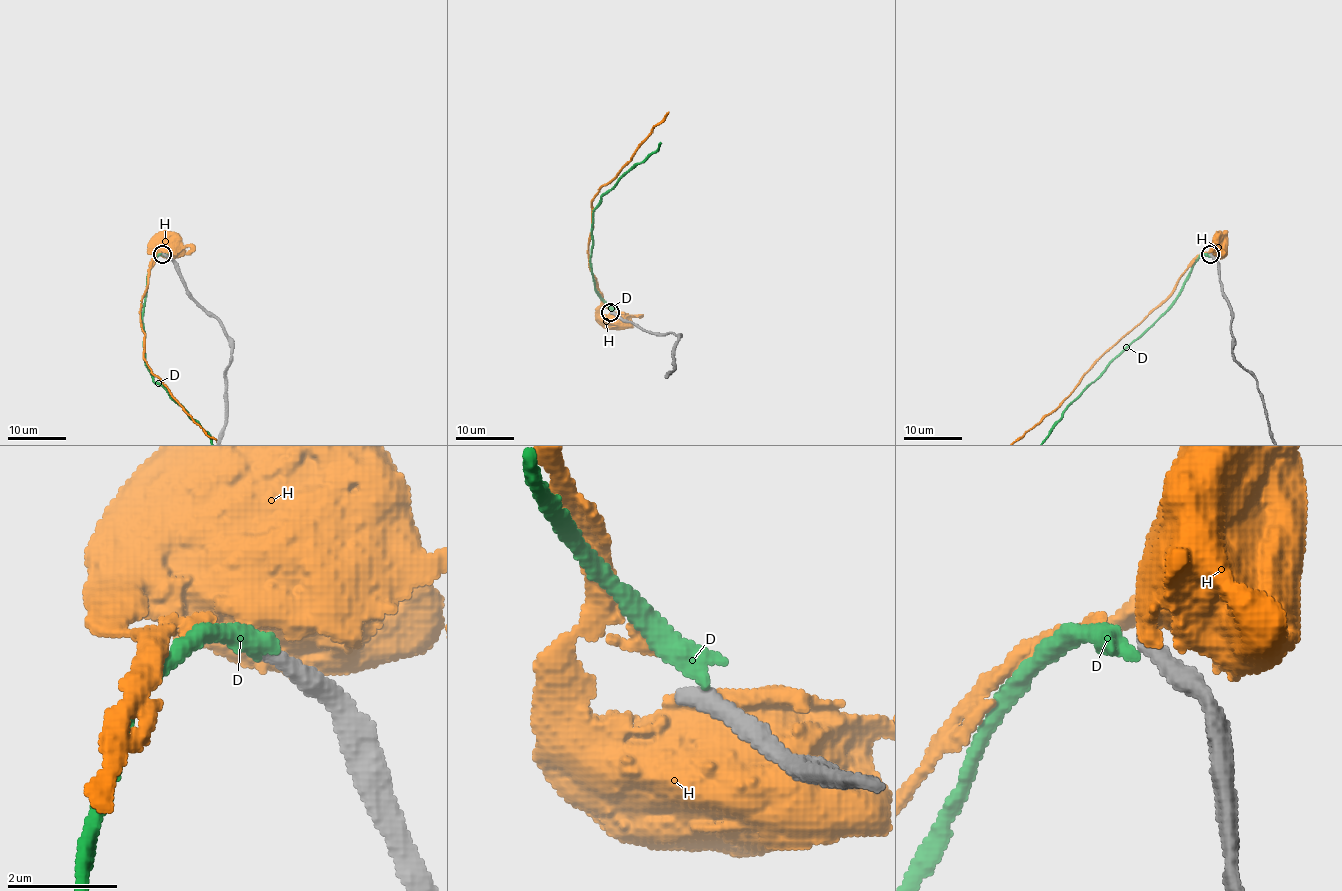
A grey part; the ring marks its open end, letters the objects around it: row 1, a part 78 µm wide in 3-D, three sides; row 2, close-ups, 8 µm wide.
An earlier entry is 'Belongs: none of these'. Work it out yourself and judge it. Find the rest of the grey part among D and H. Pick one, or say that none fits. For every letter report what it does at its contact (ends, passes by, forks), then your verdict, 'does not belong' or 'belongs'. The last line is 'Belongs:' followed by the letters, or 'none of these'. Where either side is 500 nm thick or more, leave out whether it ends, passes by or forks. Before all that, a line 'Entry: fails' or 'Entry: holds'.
Entry: holds
D: it ends | does not belong
H: does not belong
Belongs: none of these

